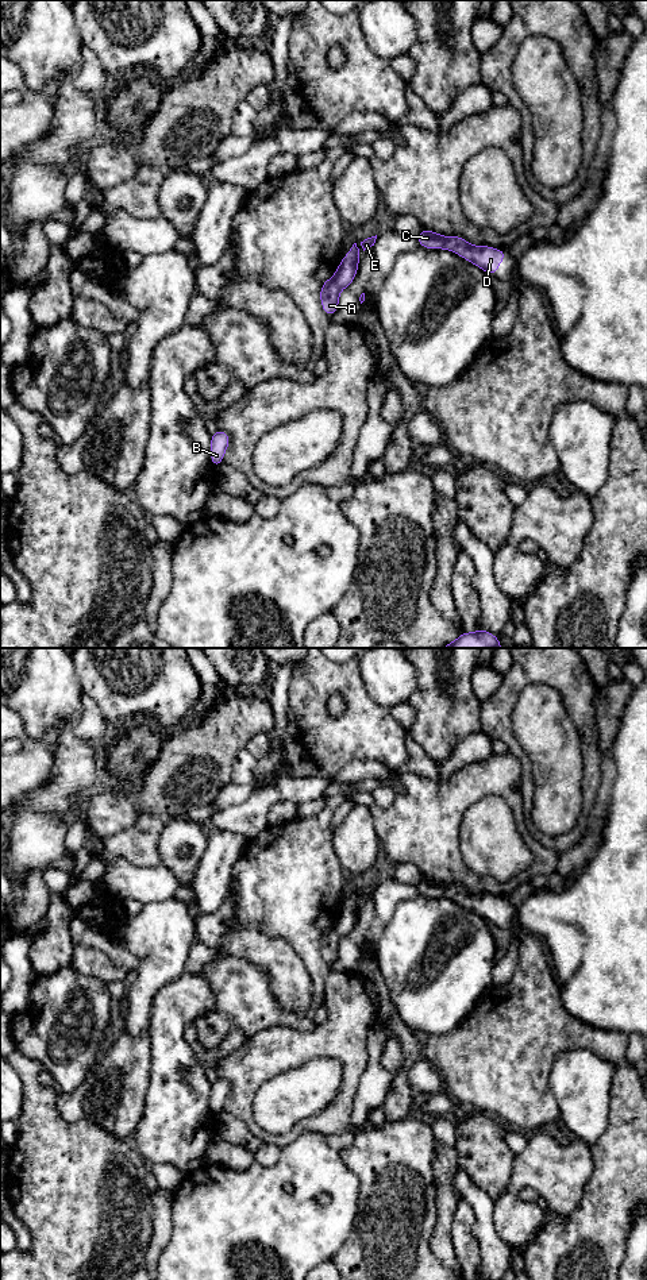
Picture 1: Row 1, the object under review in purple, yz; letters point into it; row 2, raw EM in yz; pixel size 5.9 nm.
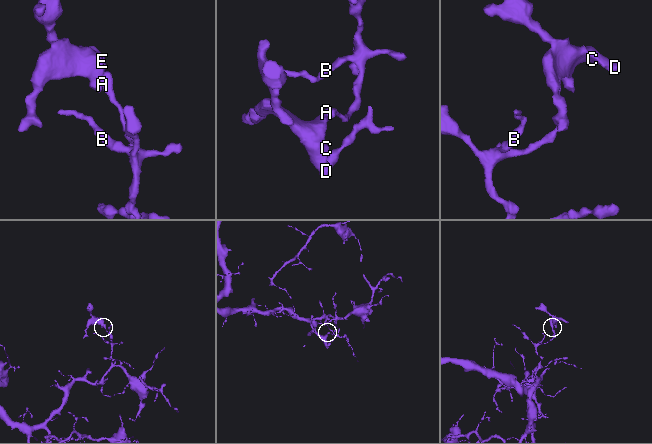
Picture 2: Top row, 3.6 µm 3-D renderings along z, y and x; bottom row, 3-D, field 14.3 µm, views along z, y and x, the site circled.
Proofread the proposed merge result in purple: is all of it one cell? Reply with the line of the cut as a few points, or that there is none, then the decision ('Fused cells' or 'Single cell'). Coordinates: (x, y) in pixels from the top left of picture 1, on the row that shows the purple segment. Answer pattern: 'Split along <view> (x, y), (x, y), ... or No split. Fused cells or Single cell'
Split along yz (334, 276), (341, 289). Fused cells

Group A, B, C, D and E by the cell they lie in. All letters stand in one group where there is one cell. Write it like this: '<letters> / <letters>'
A B / C D E

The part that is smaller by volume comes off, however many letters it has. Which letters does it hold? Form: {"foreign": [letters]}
{"foreign": ["C", "D", "E"]}

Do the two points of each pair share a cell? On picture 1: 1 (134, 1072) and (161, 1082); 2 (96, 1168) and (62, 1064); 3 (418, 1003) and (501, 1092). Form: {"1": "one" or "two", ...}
{"1": "two", "2": "two", "3": "two"}

